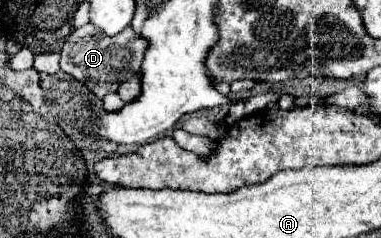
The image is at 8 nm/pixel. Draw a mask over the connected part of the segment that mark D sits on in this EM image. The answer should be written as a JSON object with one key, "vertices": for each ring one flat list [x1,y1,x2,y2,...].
{"vertices":[[83,25,75,29,61,49,61,71,73,75,77,81,85,83,97,97,105,97,107,93,117,93,119,85,129,81,133,73,141,79,141,63,147,51,147,41,137,35,131,25,125,27,121,33,109,37,95,25]]}

